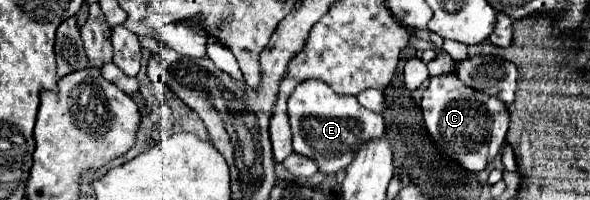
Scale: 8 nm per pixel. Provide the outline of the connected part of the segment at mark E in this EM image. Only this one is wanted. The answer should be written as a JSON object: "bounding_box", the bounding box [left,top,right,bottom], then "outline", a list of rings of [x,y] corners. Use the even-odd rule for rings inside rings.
{"bounding_box":[287,79,385,175],"outline":[[[309,79],[295,87],[295,93],[291,93],[287,101],[287,113],[293,131],[293,151],[315,159],[319,171],[325,175],[345,169],[365,141],[385,135],[385,123],[381,115],[367,111],[351,95],[339,95],[331,91],[331,87],[319,79]]]}

